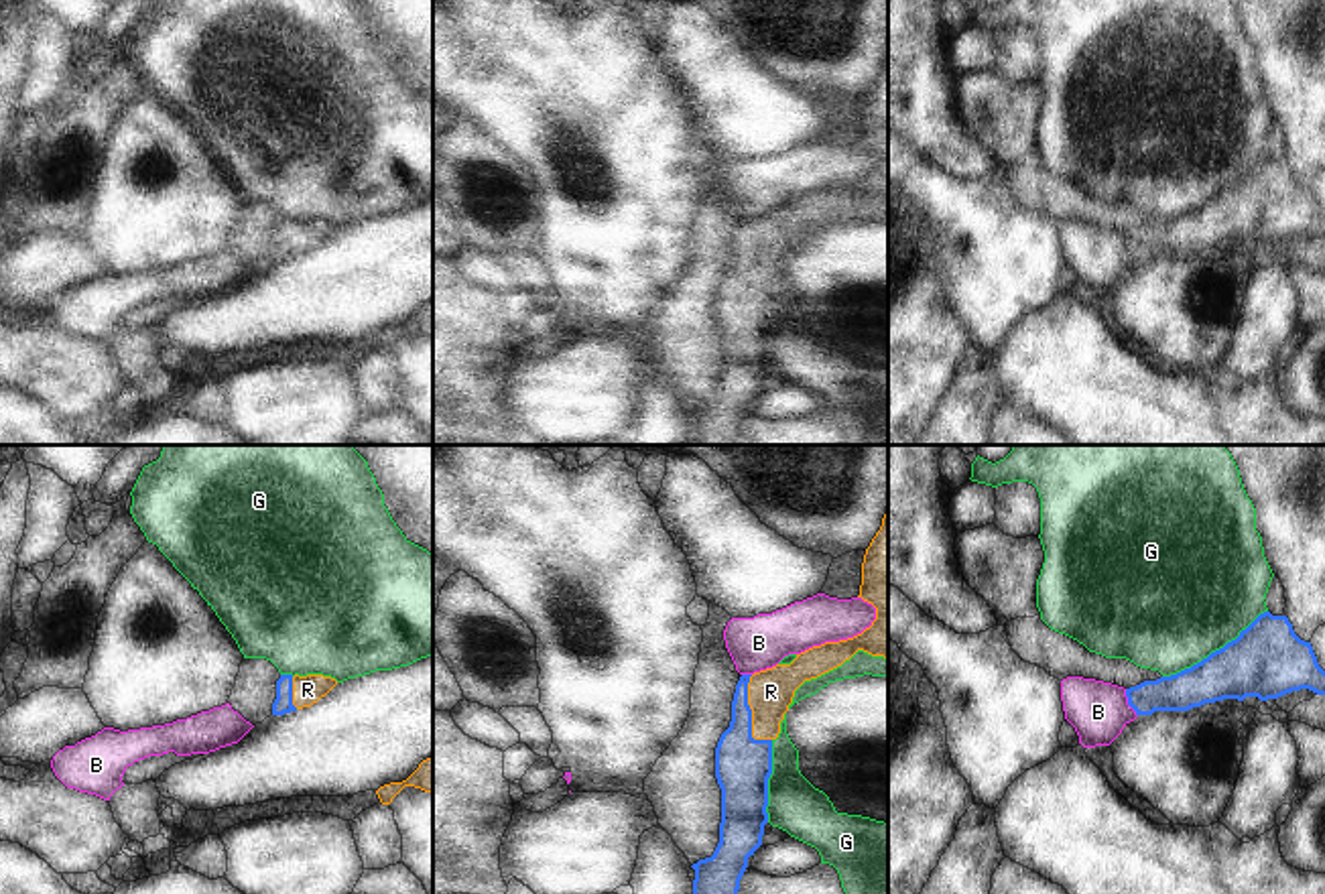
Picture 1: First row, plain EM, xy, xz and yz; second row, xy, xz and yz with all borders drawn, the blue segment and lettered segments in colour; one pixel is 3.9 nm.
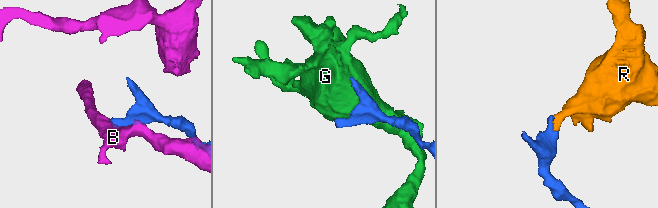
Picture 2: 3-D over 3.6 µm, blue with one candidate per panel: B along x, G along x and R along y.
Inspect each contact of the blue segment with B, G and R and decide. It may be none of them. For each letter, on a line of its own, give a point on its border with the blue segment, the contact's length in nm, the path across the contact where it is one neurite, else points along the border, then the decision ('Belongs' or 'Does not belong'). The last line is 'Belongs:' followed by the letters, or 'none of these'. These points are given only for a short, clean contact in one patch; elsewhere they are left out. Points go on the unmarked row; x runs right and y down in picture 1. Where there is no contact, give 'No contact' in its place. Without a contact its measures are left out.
B: Touches blue at yz (1128, 248). Shared border 120 nm. Boundary: yz (1124, 234), (1126, 248), (1137, 261). Does not belong
G: Touches blue at yz (1216, 196). Shared border 500 nm. Does not belong
R: Touches blue at xz (750, 261). Shared border 280 nm. Path across: xz (742, 309), (750, 261), (771, 236). Belongs
Belongs: R

